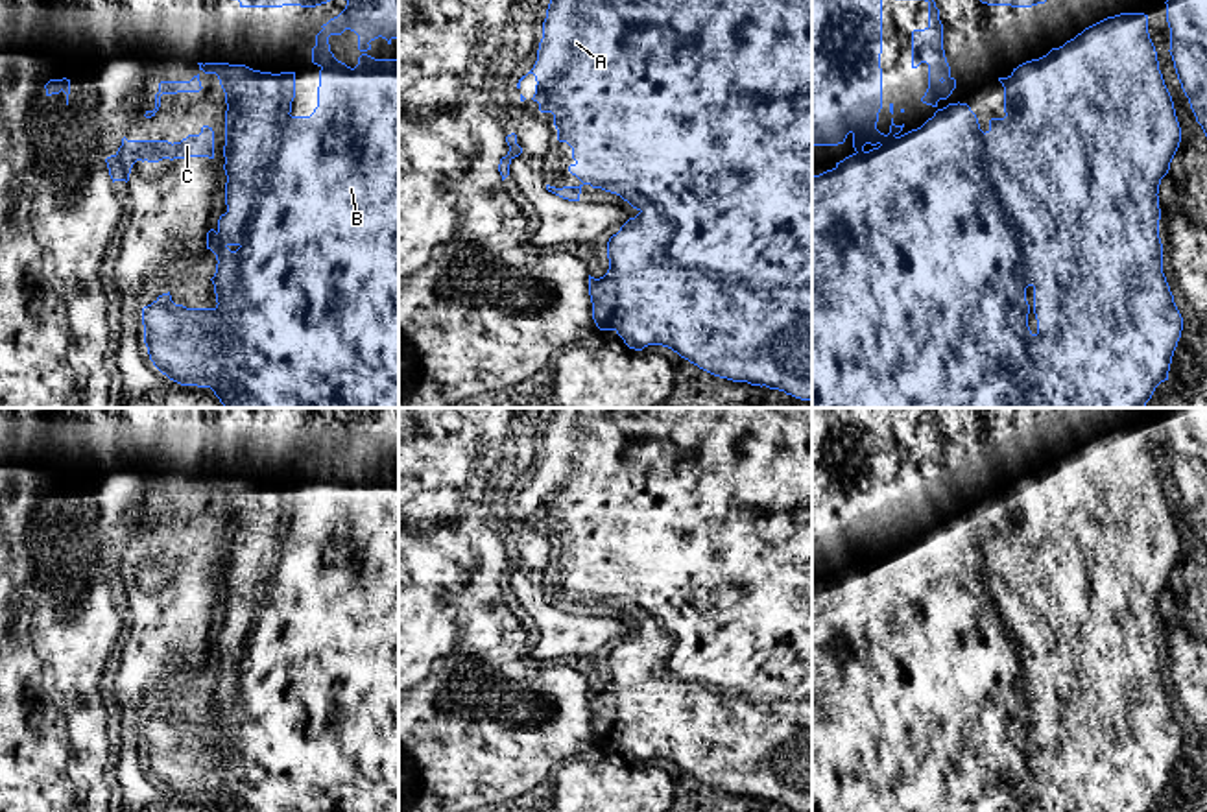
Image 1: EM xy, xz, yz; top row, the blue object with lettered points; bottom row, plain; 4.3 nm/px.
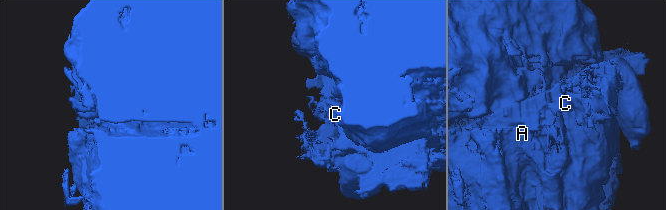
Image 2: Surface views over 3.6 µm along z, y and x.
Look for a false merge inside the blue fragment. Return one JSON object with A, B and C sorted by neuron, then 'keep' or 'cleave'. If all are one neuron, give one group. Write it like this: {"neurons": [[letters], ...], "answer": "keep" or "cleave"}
{"neurons": [["A", "B", "C"]], "answer": "keep"}

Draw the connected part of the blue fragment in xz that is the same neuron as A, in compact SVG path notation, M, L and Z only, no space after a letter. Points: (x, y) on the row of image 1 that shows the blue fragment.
M550 0L537 61L528 74L533 74L537 81L532 100L539 103L541 113L554 114L557 140L572 148L572 159L576 161L568 166L568 172L581 181L580 186L563 188L546 185L546 190L563 199L580 201L581 186L591 185L592 188L620 196L639 210L635 218L629 218L609 238L607 273L600 279L589 275L589 295L596 327L600 330L615 330L629 349L642 351L648 345L663 345L714 376L760 388L766 386L812 402L812 0Z

